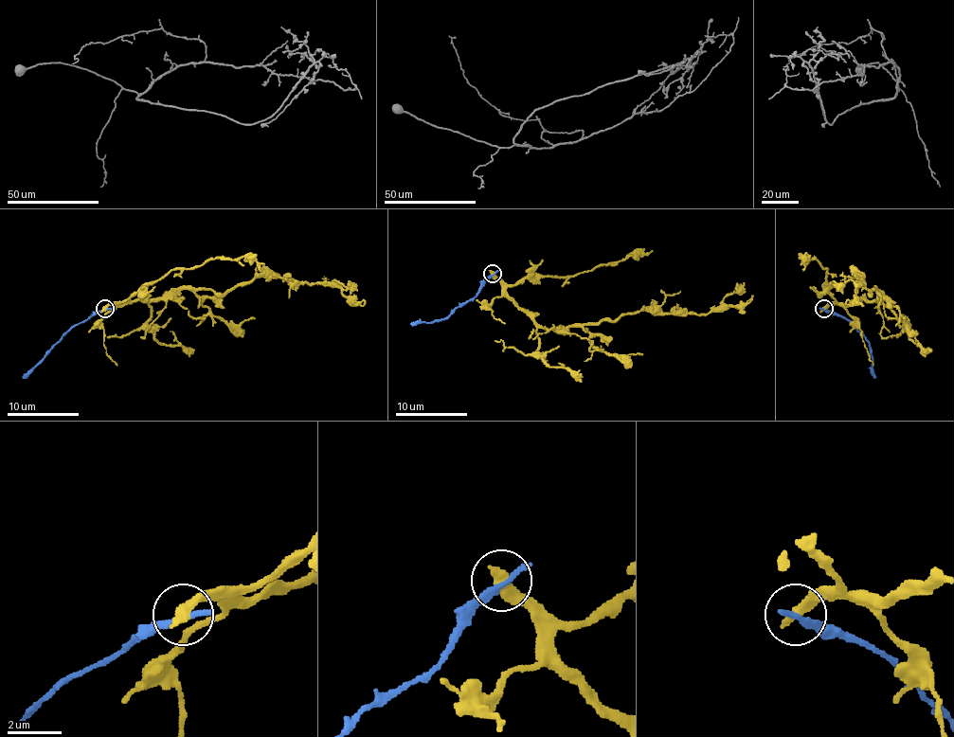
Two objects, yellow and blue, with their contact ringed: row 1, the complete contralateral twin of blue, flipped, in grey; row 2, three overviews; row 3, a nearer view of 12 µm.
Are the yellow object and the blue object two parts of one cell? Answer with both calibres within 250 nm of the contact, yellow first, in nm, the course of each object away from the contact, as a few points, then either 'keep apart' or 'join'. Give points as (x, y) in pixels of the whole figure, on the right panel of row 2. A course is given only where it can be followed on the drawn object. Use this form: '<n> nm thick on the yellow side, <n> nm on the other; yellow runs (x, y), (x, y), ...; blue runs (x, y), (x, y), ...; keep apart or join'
480 nm thick on the yellow side, 220 nm on the other; yellow runs (824, 309), (878, 296), (874, 289), (871, 295), (860, 277), (864, 284), (856, 288), (856, 298), (846, 302); blue runs (824, 309), (844, 316), (865, 338), (874, 377); keep apart

